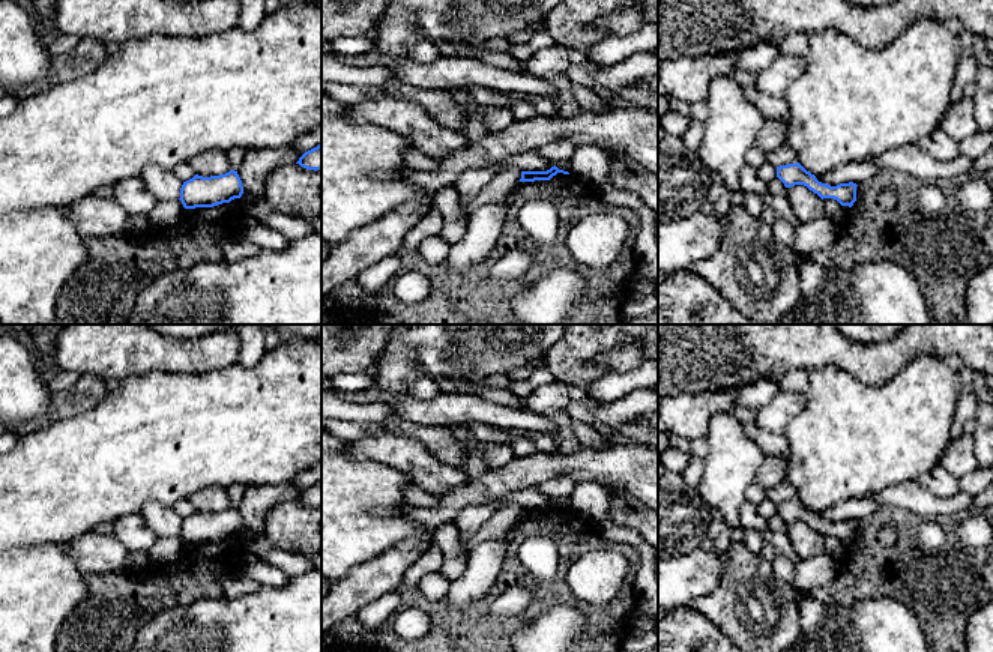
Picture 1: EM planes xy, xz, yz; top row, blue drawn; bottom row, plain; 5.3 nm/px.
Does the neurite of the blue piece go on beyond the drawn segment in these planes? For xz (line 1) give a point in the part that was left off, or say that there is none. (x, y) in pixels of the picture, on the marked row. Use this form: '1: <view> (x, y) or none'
1: none

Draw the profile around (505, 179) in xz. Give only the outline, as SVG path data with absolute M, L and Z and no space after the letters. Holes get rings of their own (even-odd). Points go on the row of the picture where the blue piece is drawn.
M502 165L493 171L493 180L484 188L478 197L479 204L503 200L511 194L521 179L521 170L514 165Z

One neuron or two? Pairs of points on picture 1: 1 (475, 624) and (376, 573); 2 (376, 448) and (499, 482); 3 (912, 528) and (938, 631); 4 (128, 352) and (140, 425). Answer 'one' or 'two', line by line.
1: two
2: two
3: one
4: two

